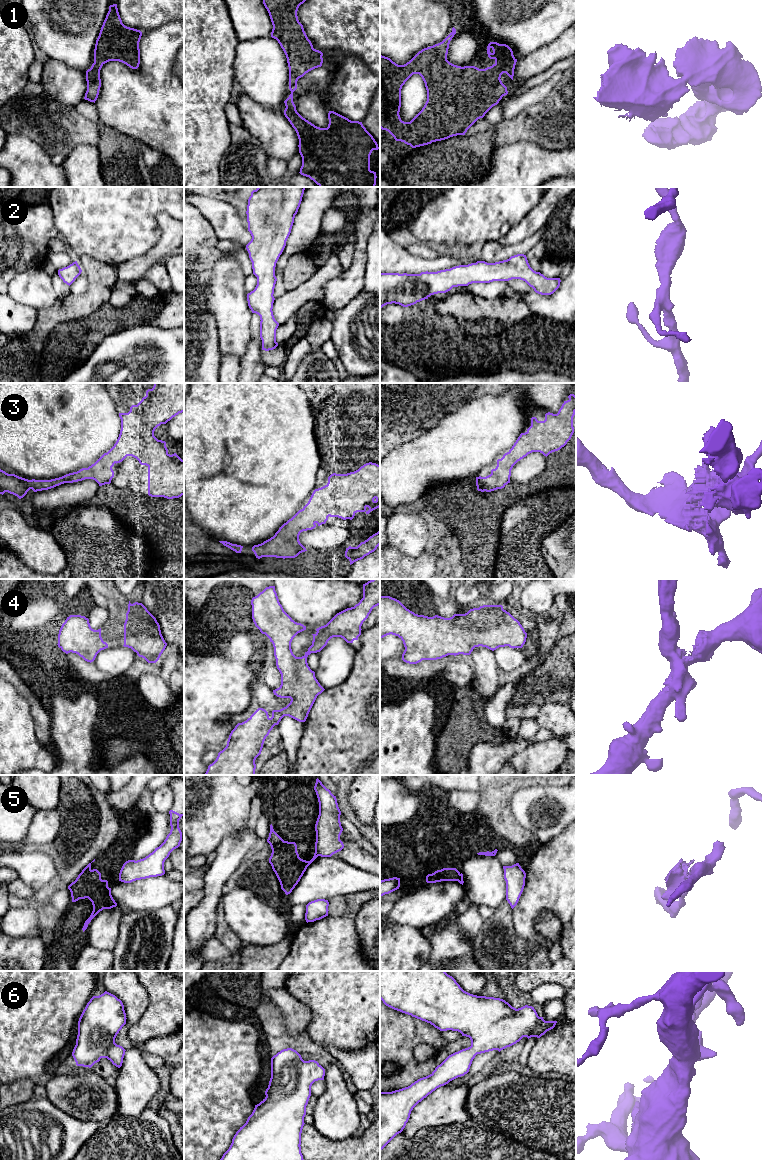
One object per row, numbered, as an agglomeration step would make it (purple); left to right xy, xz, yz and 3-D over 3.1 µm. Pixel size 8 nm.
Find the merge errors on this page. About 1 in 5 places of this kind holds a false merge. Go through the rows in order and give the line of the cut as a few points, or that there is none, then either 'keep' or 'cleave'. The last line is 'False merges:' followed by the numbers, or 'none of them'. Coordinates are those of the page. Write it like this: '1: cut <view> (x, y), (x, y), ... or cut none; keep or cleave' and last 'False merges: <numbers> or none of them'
1: cut none; keep
2: cut none; keep
3: cut none; keep
4: cut none; keep
5: cut xz (315, 851), (318, 855); cleave
6: cut none; keep
False merges: 5

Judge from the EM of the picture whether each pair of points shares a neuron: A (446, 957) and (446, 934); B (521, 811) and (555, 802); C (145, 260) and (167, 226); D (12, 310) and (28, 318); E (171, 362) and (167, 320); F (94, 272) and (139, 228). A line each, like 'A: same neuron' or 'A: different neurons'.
A: same neuron
B: same neuron
C: same neuron
D: same neuron
E: different neurons
F: different neurons

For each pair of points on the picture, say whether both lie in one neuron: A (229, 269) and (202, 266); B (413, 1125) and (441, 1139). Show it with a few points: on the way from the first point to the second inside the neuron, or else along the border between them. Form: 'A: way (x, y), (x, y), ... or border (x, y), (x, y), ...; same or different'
A: border (226, 252), (214, 265), (212, 276), (205, 289); different
B: border (443, 1125), (421, 1128), (411, 1137), (402, 1131); different

